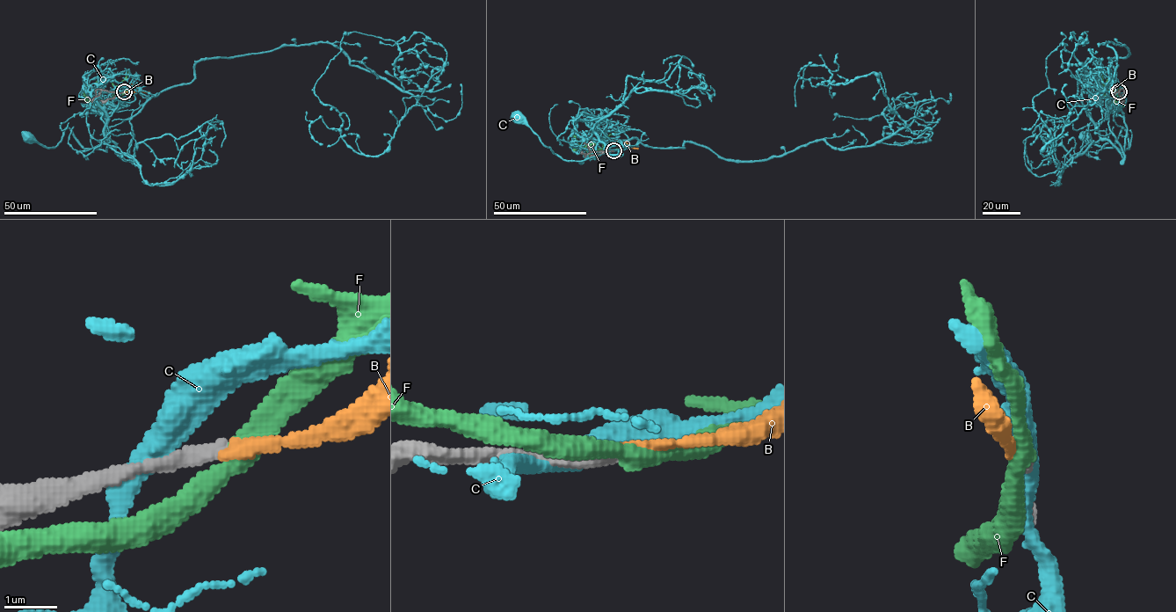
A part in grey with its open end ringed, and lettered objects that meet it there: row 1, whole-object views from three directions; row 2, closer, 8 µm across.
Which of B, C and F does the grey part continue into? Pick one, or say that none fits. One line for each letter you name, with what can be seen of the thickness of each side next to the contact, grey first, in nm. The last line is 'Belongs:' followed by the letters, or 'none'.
B: 240/240 nm
Belongs: B

